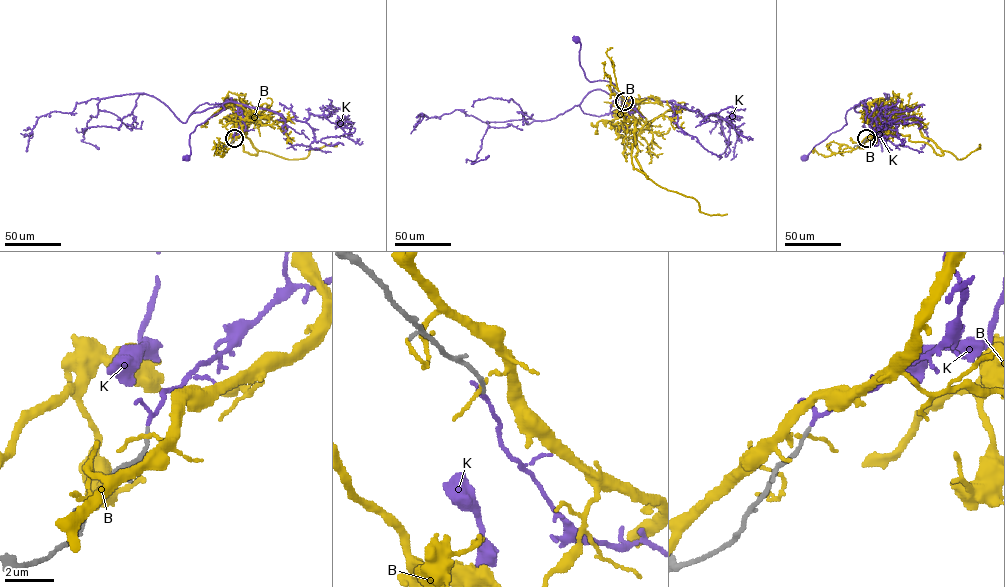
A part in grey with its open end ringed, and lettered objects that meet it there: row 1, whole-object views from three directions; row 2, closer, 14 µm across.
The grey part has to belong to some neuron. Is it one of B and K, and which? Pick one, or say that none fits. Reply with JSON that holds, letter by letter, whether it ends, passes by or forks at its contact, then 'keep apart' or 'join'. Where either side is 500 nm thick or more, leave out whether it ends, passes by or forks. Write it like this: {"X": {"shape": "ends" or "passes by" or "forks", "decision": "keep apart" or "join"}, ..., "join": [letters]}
{"B": {"shape": "passes by", "decision": "keep apart"}, "K": {"shape": "passes by", "decision": "join"}, "join": ["K"]}

